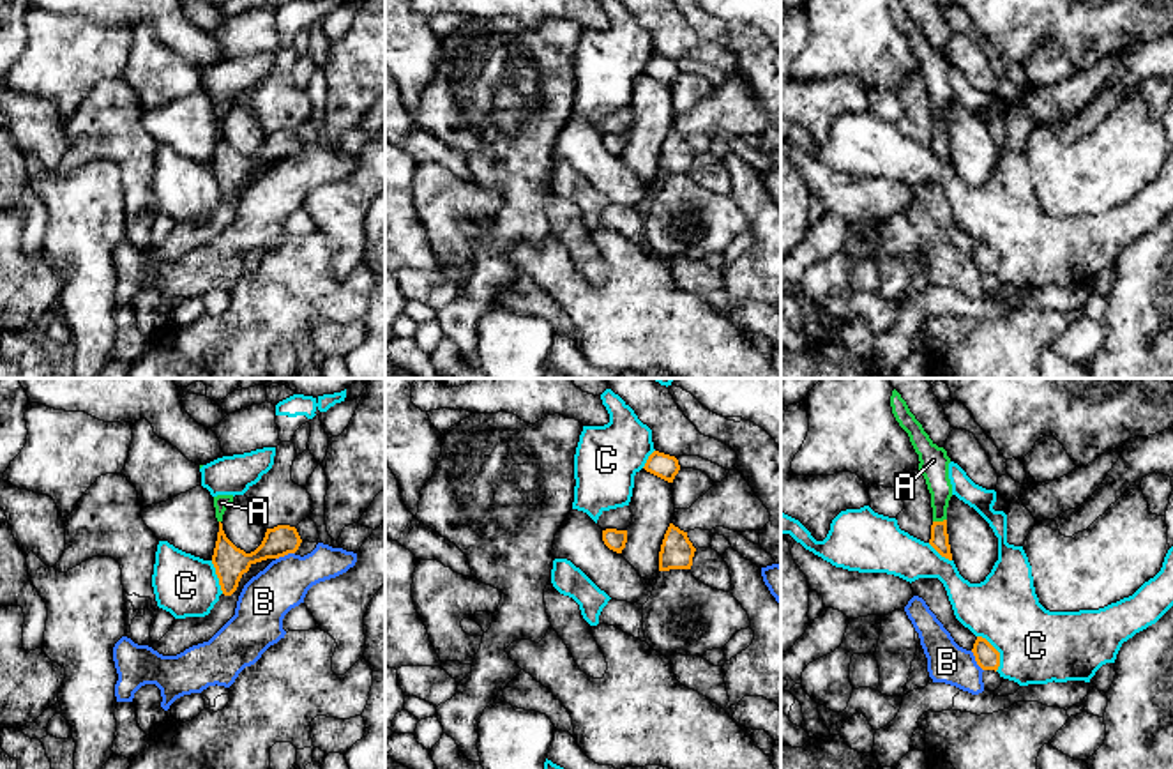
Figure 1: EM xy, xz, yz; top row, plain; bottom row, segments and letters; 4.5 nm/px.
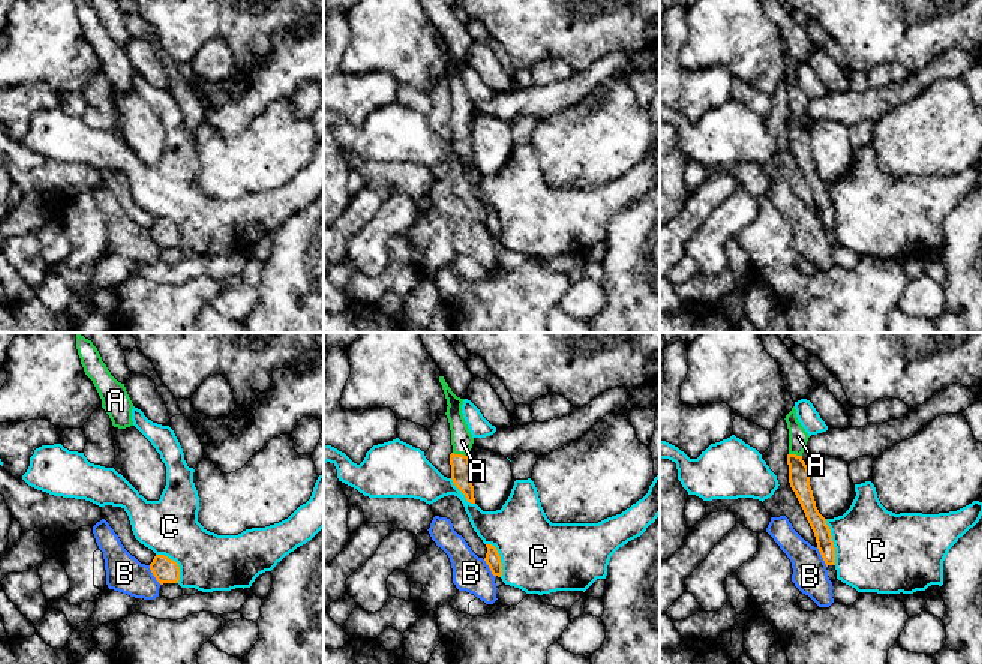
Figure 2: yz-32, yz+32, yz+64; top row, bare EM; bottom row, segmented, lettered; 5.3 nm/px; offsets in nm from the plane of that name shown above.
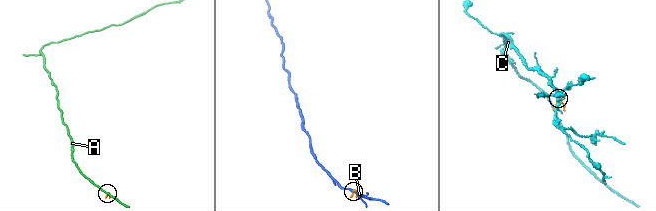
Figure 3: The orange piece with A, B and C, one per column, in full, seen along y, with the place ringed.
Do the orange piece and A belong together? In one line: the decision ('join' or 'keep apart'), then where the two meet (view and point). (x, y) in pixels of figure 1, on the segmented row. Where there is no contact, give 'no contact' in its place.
join | yz (938, 522)

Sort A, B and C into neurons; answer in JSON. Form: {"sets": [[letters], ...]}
{"sets": [["A"], ["B"], ["C"]]}

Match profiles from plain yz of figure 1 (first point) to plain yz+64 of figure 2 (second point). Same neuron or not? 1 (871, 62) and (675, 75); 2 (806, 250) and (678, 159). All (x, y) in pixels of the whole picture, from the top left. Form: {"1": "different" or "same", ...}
{"1": "different", "2": "different"}

